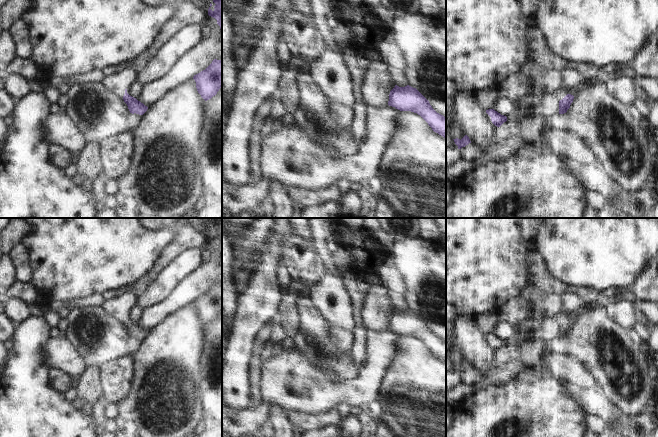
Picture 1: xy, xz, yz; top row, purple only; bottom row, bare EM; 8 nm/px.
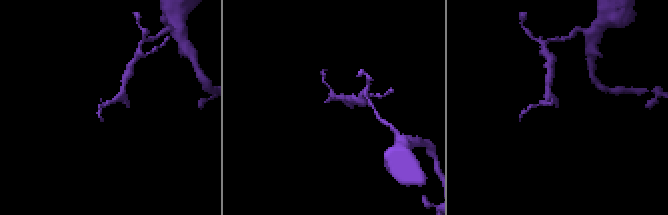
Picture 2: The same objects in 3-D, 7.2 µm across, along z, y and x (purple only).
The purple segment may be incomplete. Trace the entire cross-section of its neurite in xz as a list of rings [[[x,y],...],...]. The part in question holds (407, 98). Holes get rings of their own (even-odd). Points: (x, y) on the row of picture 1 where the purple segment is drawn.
[[[409,85],[395,87],[390,91],[388,105],[400,111],[411,111],[420,115],[432,130],[446,139],[446,117],[437,113],[429,101]]]

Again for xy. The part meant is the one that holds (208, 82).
[[[214,59],[205,70],[194,75],[193,79],[201,97],[205,101],[211,99],[222,87],[222,61]]]

